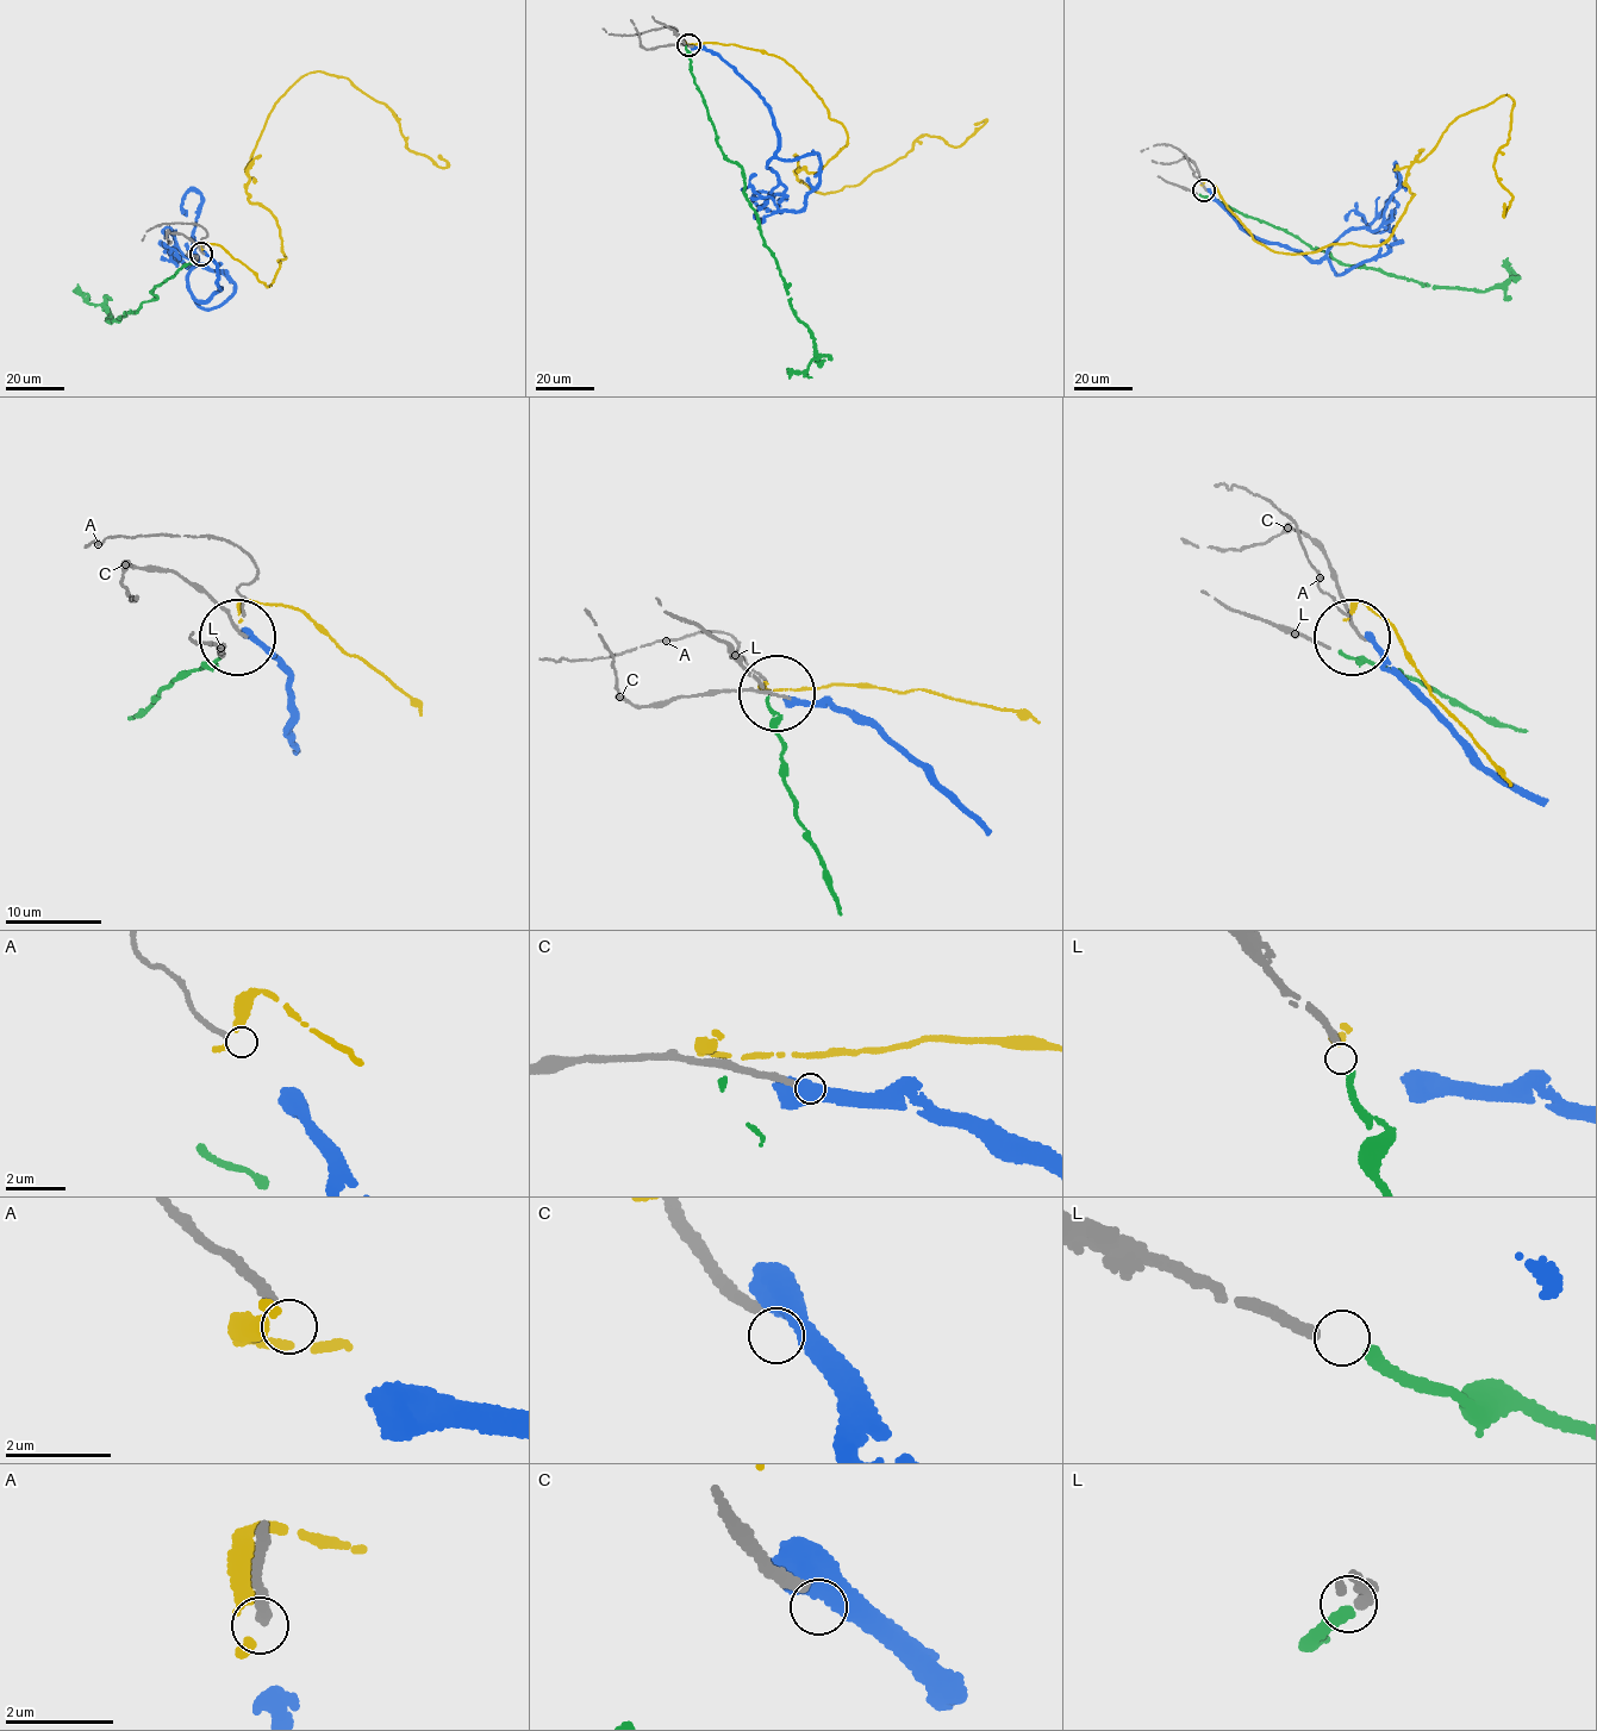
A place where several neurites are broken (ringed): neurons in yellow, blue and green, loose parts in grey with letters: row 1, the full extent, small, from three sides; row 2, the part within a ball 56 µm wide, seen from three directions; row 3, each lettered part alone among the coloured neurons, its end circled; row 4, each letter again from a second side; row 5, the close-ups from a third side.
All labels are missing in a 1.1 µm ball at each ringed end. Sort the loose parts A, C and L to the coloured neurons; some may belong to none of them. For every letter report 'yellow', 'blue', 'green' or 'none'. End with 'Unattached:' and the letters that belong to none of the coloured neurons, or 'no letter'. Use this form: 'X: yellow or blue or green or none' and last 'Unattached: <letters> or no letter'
A: none
C: none
L: green
Unattached: A, C

